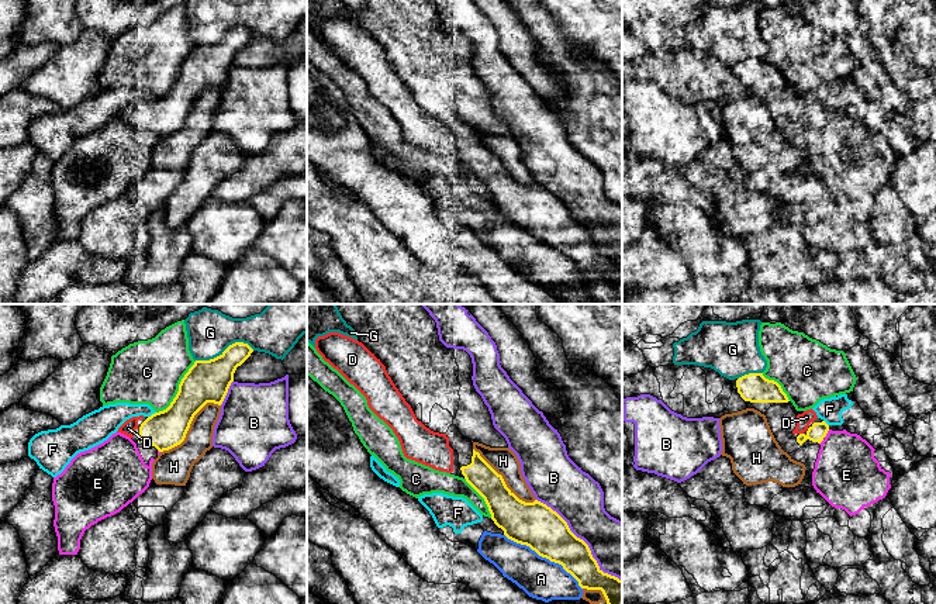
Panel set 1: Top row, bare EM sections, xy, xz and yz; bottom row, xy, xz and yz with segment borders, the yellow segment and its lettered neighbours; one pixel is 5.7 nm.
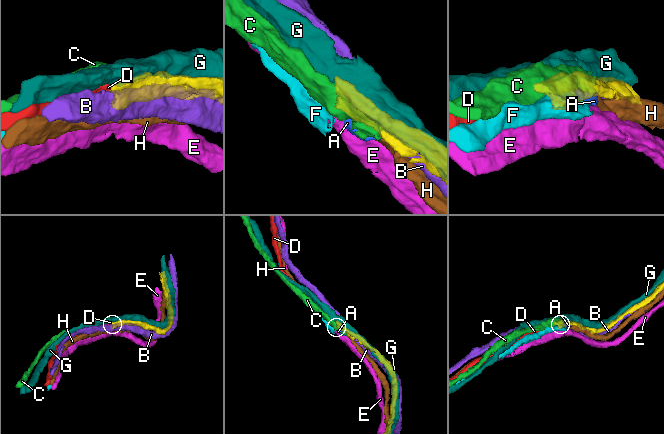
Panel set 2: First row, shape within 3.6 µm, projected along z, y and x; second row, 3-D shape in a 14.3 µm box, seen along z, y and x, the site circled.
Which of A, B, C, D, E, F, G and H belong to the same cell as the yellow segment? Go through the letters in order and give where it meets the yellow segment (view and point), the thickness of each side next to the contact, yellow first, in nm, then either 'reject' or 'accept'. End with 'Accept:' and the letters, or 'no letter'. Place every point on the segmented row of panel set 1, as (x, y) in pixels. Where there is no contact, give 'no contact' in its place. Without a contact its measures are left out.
A: meets yellow in xz at (545, 556); 260 nm thick on the yellow side, 240 nm on the other; reject
B: meets yellow in xz at (583, 541); 240 nm thick on the yellow side, 320 nm on the other; reject
C: meets yellow in xy at (179, 389); 240 nm thick on the yellow side, 360 nm on the other; reject
D: meets yellow in yz at (801, 434); 100 nm thick on the yellow side, 80 nm on the other; accept
E: meets yellow in yz at (826, 432); 100 nm thick on the yellow side, 360 nm on the other; reject
F: meets yellow in xy at (152, 414); 220 nm thick on the yellow side, 160 nm on the other; reject
G: meets yellow in xy at (225, 349); 240 nm thick on the yellow side, 260 nm on the other; reject
H: meets yellow in xy at (189, 427); 220 nm thick on the yellow side, 200 nm on the other; reject
Accept: D

